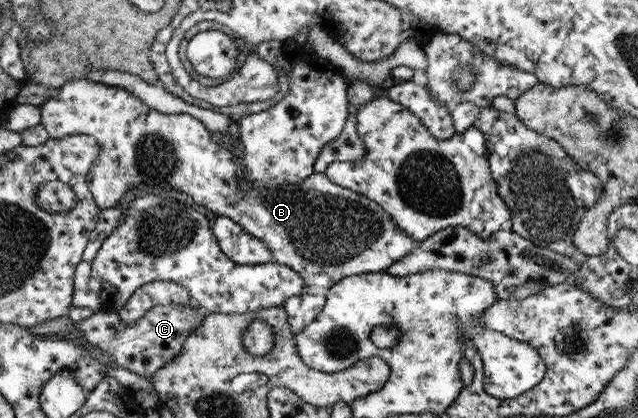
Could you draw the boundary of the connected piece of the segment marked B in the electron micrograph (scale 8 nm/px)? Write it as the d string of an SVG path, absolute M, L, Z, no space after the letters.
M78 79L76 81L69 81L68 84L62 85L60 89L42 105L42 125L46 128L50 138L64 138L66 136L77 136L78 134L84 134L90 137L97 138L97 141L101 143L101 154L97 157L96 164L93 165L92 170L88 173L87 181L89 190L93 193L93 198L96 199L98 207L100 209L108 209L117 207L120 199L122 199L132 183L146 183L146 181L160 181L160 183L170 183L176 190L180 190L185 194L192 196L194 203L202 205L204 209L208 209L214 214L218 214L219 217L230 217L234 222L242 227L242 230L253 234L254 237L260 238L269 248L273 251L274 262L280 265L289 266L290 269L296 270L301 274L303 281L306 285L306 292L309 294L326 295L329 292L329 287L333 287L338 284L345 277L353 276L361 273L370 272L384 272L390 265L396 263L402 257L408 255L414 248L418 248L420 241L414 241L410 235L402 233L397 229L397 226L392 222L389 214L378 205L375 201L363 197L361 194L355 193L353 190L345 189L344 186L337 185L336 182L330 181L326 173L313 173L309 179L304 182L299 182L297 185L286 185L283 188L258 190L255 186L252 186L249 182L246 182L243 178L238 179L238 167L236 163L232 161L231 153L227 150L224 151L222 145L216 139L206 126L199 119L188 113L174 113L174 115L160 113L160 111L153 109L152 106L146 105L137 95L130 93L129 90L120 86L106 86L100 82L93 82L92 80Z

